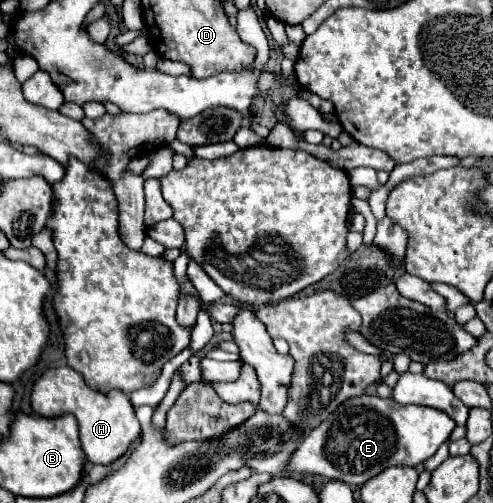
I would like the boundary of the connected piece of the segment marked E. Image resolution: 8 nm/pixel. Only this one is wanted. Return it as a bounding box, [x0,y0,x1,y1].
[288,394,454,486]

